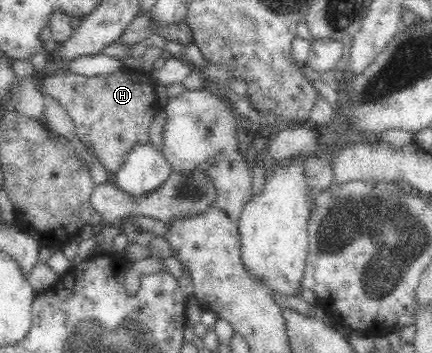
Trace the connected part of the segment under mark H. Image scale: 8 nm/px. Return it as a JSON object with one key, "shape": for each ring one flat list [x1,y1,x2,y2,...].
{"shape":[[123,67,110,76,85,77,59,70,52,75,37,77,45,96,54,98,72,118,74,136,93,152,110,177,122,168,132,148,149,142,150,124,161,110,156,82,150,73]]}

